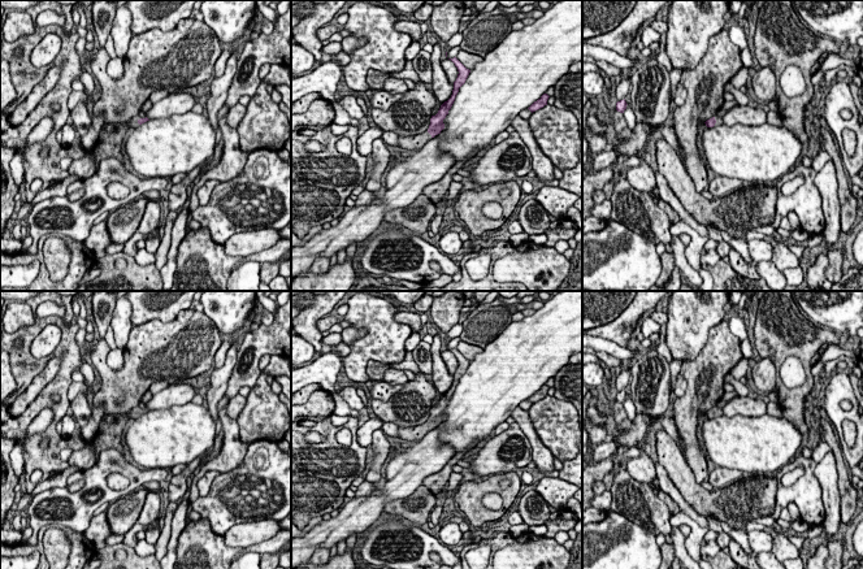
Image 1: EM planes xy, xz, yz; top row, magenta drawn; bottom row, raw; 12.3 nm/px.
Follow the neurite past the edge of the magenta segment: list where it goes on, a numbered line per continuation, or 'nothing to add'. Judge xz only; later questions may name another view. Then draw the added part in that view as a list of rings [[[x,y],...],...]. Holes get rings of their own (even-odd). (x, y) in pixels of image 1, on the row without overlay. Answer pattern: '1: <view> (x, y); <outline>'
1: xz (416, 433); [[[428,421],[419,426],[412,427],[398,427],[399,438],[409,442],[420,442],[432,429]]]

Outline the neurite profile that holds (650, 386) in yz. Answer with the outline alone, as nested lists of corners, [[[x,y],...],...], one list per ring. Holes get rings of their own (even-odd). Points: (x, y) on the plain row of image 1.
[[[656,347],[646,349],[630,365],[630,399],[636,413],[659,418],[664,414],[671,396],[671,365],[658,353]]]

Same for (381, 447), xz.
[[[381,429],[373,431],[370,448],[373,451],[372,465],[370,469],[365,472],[364,477],[372,485],[373,491],[376,491],[378,490],[377,482],[382,478],[381,466],[391,449],[391,444],[385,438],[385,434]]]

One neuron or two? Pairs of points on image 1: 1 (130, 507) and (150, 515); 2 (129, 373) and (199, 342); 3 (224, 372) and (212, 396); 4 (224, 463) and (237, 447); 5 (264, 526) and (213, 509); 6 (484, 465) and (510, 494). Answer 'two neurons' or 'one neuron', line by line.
1: two neurons
2: one neuron
3: one neuron
4: one neuron
5: two neurons
6: two neurons

